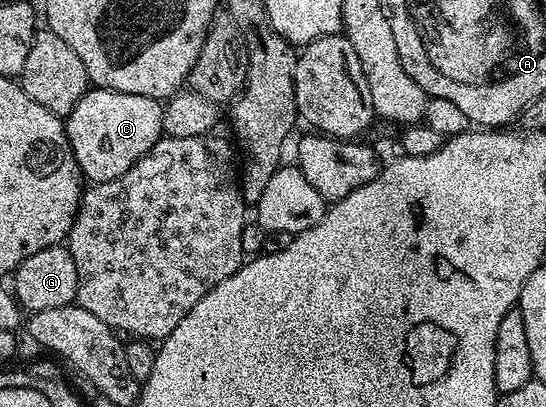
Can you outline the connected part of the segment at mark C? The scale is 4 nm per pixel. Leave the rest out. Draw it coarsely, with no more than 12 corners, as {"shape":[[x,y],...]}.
{"shape":[[90,89],[66,116],[93,184],[126,173],[163,135],[161,100]]}

